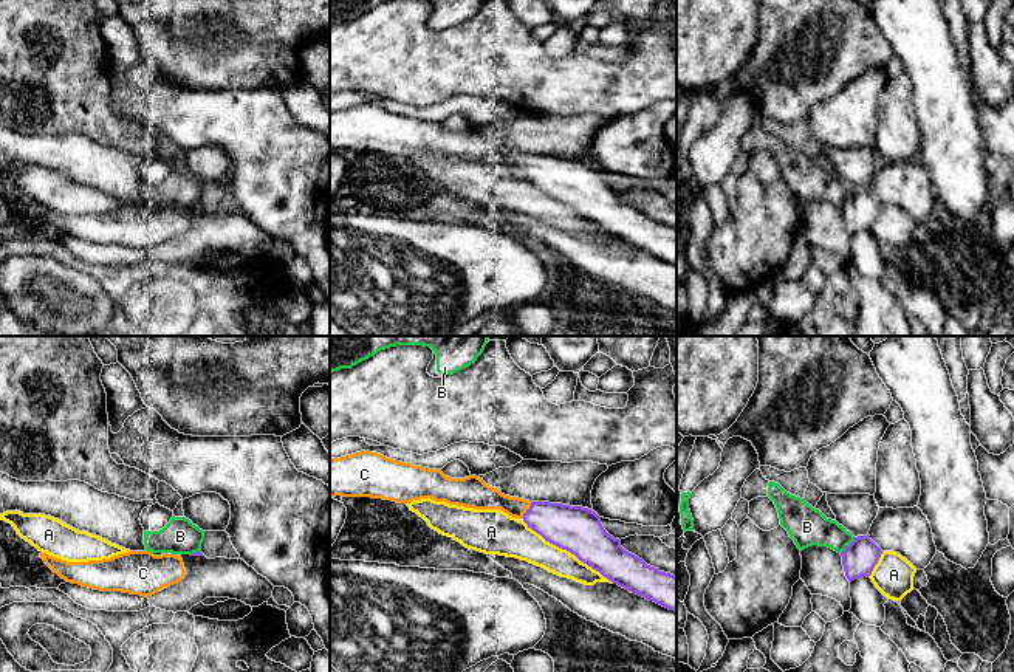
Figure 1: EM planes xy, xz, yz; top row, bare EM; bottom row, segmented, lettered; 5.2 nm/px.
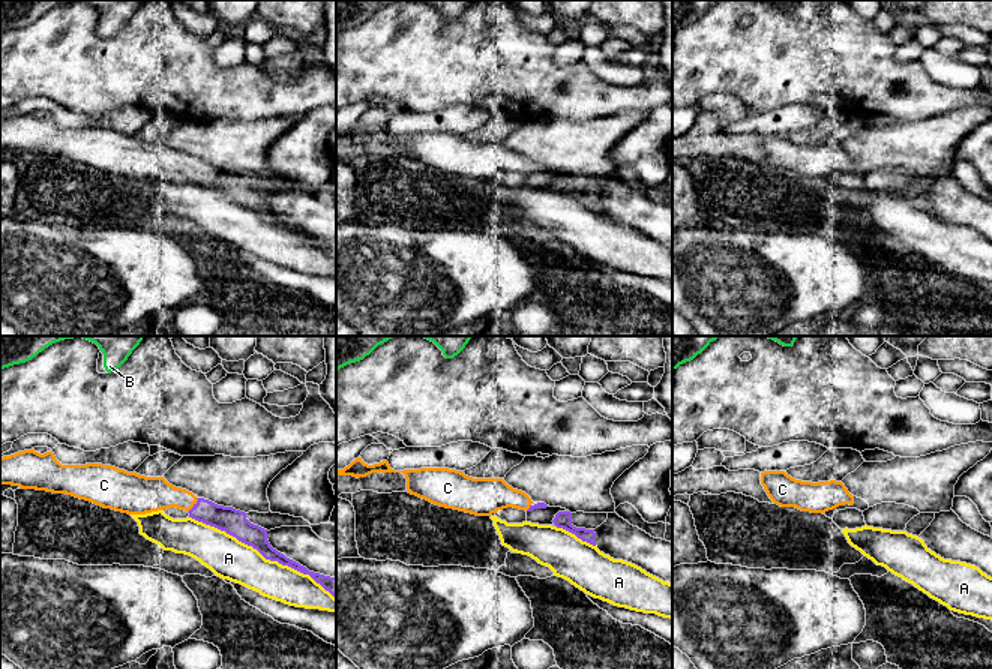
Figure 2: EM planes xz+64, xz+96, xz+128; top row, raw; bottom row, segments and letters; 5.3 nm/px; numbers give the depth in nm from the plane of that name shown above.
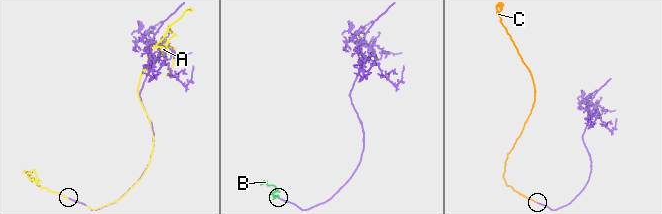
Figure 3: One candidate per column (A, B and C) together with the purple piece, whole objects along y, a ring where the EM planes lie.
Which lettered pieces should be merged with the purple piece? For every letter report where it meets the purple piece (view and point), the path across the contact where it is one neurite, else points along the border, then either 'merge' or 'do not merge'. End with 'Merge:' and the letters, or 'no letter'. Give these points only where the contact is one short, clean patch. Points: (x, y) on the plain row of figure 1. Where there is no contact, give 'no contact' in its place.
A: xz (568, 203) | do not merge
B: yz (847, 198) | along yz (855, 191), (841, 206) | do not merge
C: xz (528, 163) | across xz (572, 181), (528, 163), (483, 149) | merge
Merge: C

